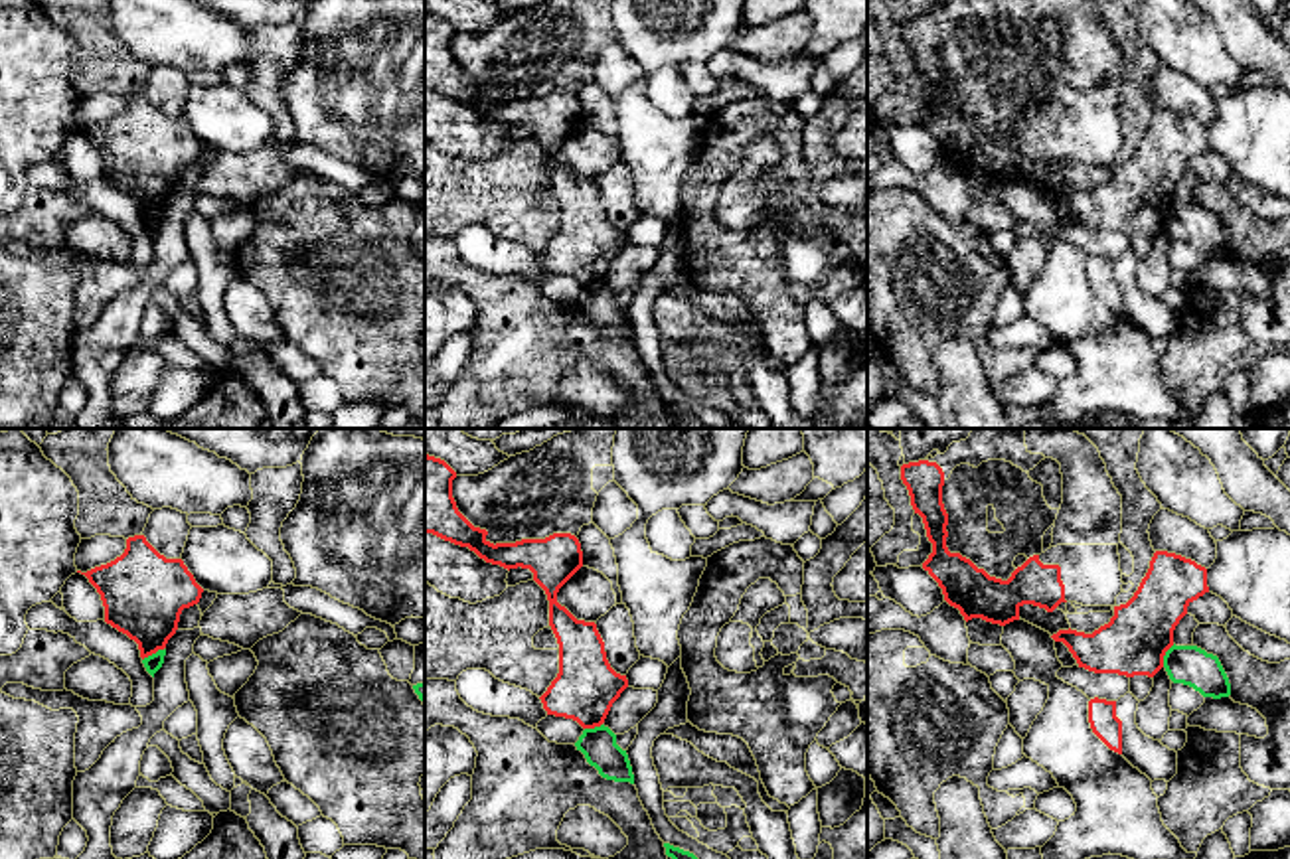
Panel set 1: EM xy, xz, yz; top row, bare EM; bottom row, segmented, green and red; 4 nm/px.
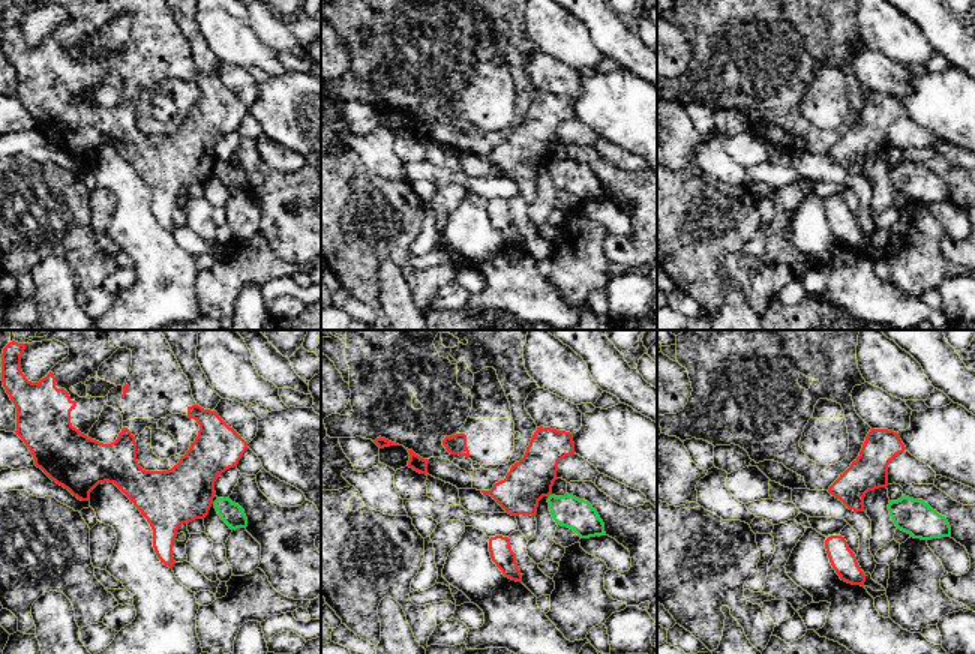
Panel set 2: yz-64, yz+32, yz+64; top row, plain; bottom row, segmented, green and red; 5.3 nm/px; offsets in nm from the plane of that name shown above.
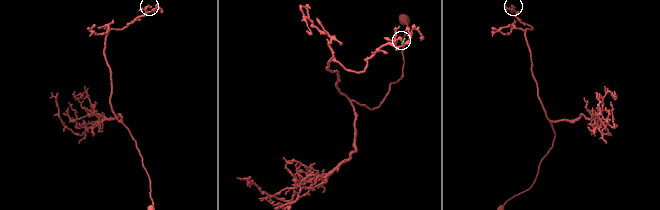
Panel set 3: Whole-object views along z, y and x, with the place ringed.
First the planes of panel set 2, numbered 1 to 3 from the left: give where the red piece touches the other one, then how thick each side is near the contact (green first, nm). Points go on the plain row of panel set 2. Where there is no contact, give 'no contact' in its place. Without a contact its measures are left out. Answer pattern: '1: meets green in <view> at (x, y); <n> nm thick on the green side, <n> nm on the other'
1: no contact
2: no contact
3: no contact

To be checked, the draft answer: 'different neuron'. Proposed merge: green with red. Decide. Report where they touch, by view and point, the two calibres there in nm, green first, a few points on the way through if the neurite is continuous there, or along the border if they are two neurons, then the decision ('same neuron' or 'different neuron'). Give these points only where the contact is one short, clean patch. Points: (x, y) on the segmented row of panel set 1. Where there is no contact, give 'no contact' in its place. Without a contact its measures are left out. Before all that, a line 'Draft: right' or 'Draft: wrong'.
Draft: right
meets green in yz at (1164, 656); 160 nm thick on the green side, 260 nm on the other; border along yz (1174, 644), (1166, 652), (1162, 666); different neuron

